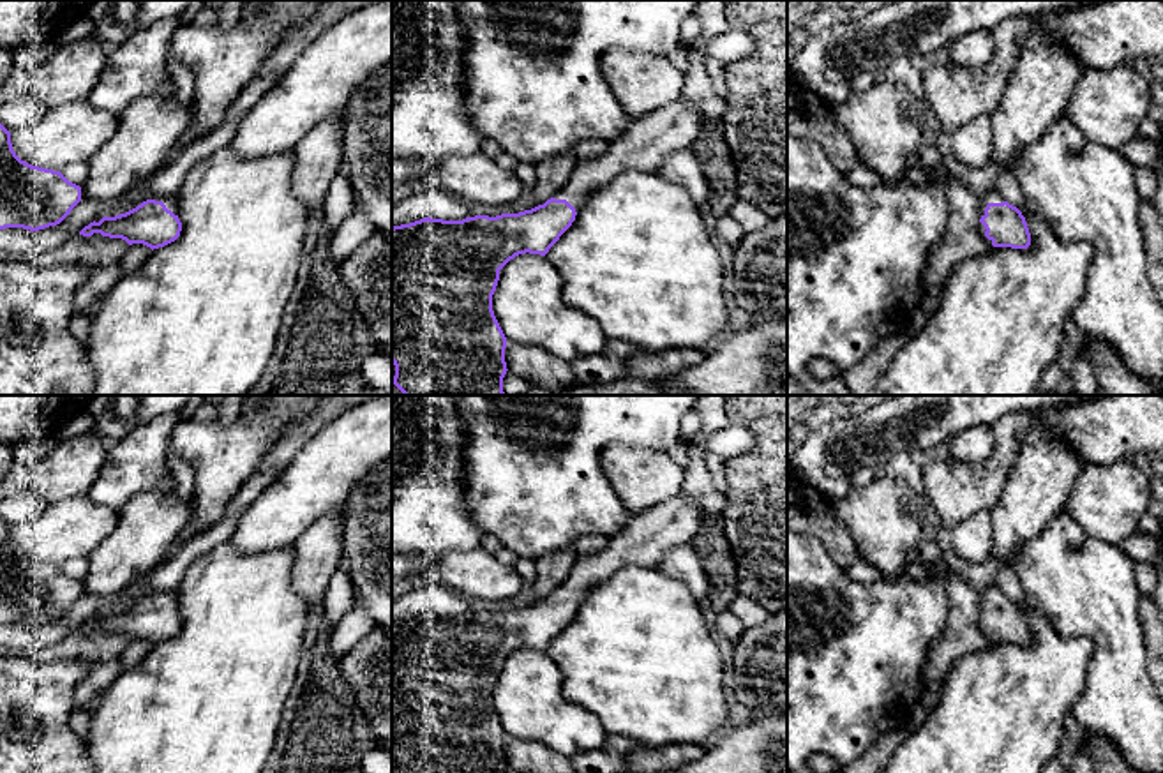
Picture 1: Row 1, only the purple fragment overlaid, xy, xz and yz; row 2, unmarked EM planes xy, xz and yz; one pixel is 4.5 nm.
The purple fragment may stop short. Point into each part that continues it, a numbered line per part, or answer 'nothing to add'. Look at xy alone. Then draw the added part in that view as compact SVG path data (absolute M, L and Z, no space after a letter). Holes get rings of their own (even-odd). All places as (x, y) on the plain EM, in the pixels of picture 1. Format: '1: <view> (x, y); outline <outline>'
1: xy (172, 597); outline M164 591L164 593L155 593L155 597L162 597L168 605L171 605L175 611L178 611L178 593L175 591Z

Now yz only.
1: yz (992, 592); outline M990 584L987 589L978 593L979 611L985 611L985 604L988 598L1002 598L1002 597L1004 597L1004 593L995 584Z

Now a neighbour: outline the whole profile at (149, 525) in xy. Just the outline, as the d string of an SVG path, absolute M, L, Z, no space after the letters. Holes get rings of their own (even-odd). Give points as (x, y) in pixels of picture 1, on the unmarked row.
M175 482L136 494L118 512L115 531L86 558L85 591L102 598L124 595L166 559L191 514Z

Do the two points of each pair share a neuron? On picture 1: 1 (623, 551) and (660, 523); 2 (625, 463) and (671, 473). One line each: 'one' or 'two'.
1: one
2: one

